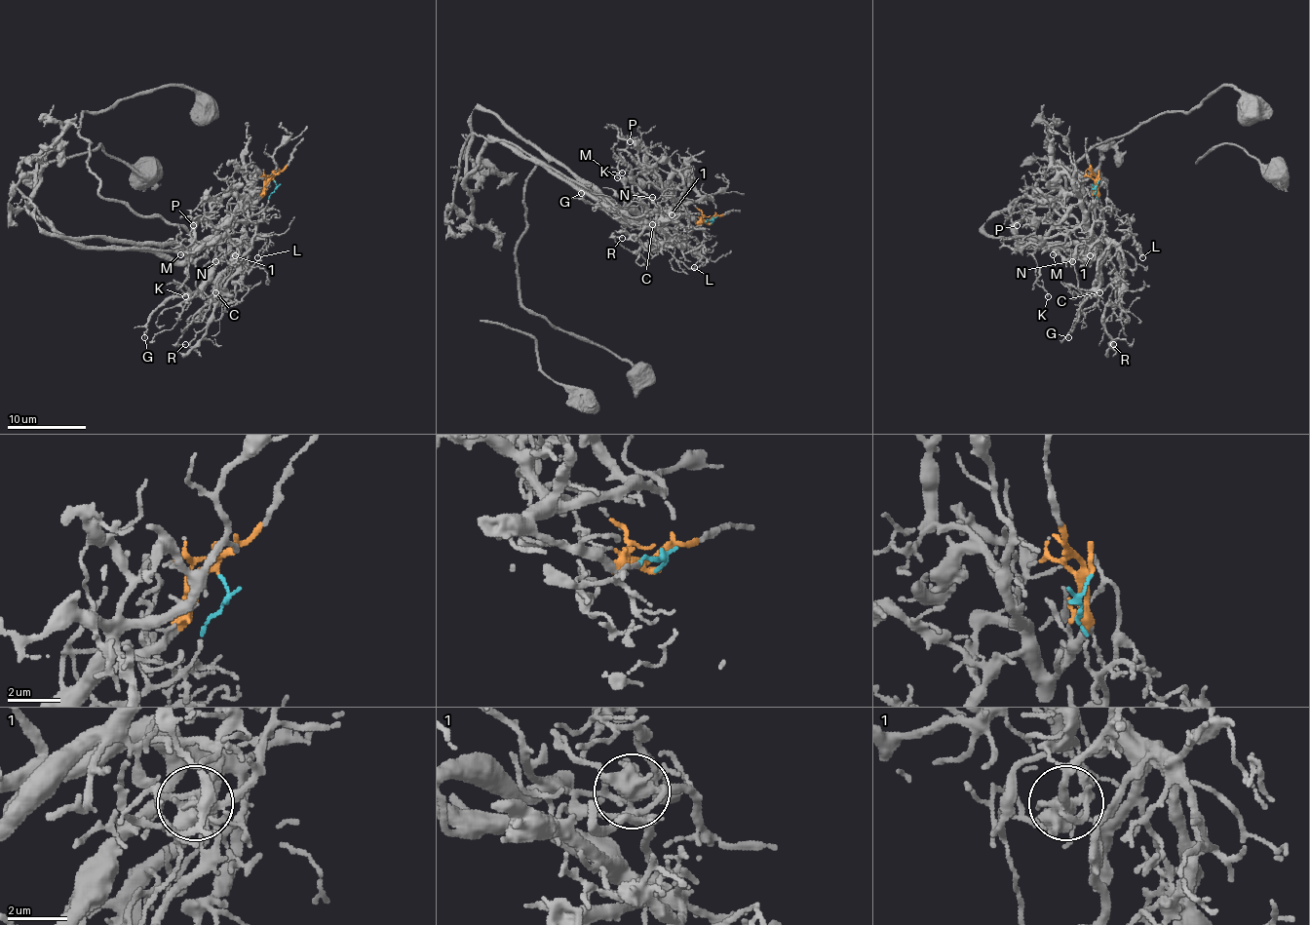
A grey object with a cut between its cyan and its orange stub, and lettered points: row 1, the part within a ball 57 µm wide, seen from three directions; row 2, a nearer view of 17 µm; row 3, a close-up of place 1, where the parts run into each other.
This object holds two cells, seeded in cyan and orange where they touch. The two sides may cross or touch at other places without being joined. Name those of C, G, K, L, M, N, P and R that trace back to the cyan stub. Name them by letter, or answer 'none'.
C, G, L, N, R

